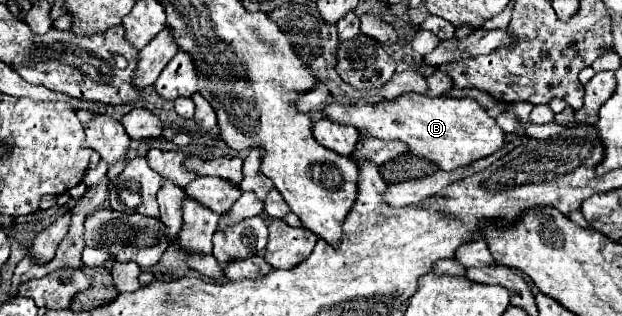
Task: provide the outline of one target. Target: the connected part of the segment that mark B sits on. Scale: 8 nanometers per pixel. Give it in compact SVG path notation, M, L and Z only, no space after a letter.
M407 92L395 100L385 100L375 106L365 102L355 106L331 102L325 108L325 114L335 122L347 122L355 126L369 138L403 140L409 144L415 156L427 158L447 172L469 166L471 162L487 158L489 154L495 154L507 146L501 126L471 98L427 98L417 92Z

